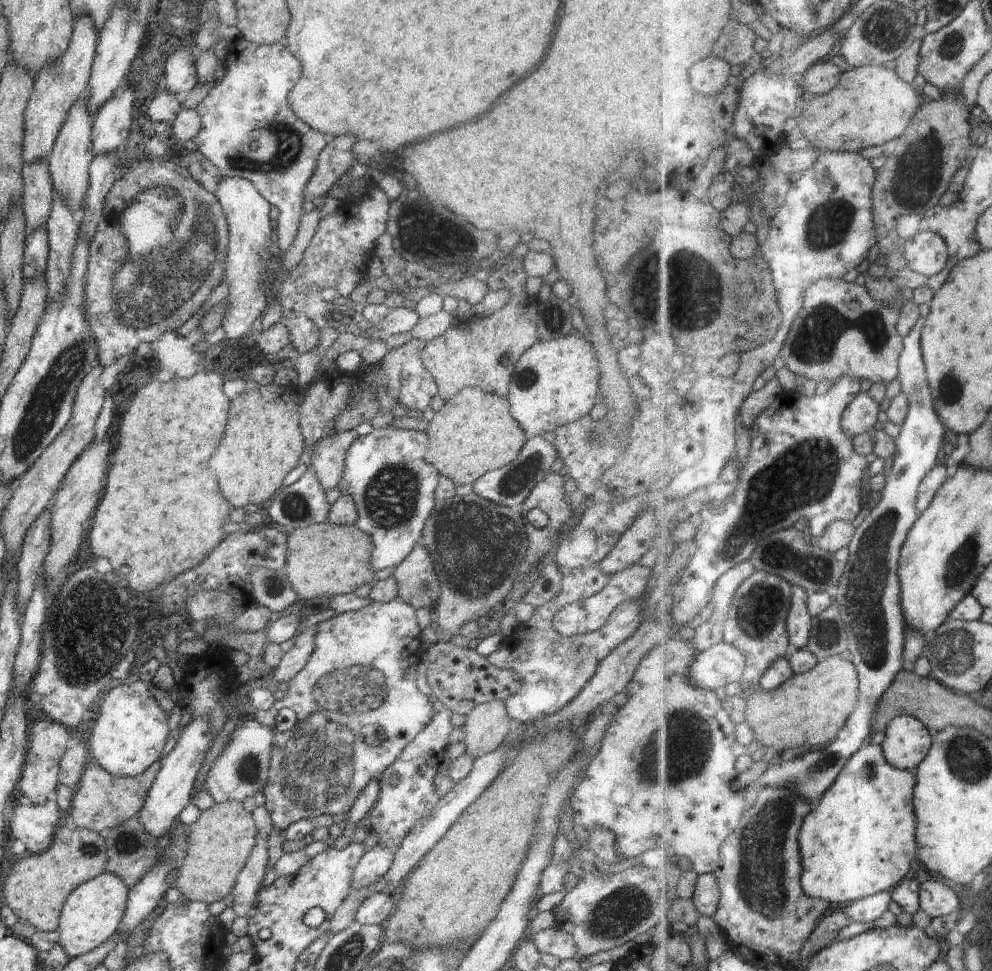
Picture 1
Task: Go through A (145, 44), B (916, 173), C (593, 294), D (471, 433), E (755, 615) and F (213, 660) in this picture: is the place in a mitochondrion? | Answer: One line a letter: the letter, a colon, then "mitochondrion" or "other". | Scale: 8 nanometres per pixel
A: other
B: mitochondrion
C: other
D: other
E: mitochondrion
F: other

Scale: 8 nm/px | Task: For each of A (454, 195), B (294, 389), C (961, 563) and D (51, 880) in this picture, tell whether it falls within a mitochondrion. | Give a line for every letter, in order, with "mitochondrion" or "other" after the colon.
A: other
B: other
C: mitochondrion
D: other

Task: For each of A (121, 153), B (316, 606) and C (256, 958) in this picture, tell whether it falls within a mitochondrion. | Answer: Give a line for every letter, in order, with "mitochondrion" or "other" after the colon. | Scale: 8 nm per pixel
A: other
B: other
C: other

